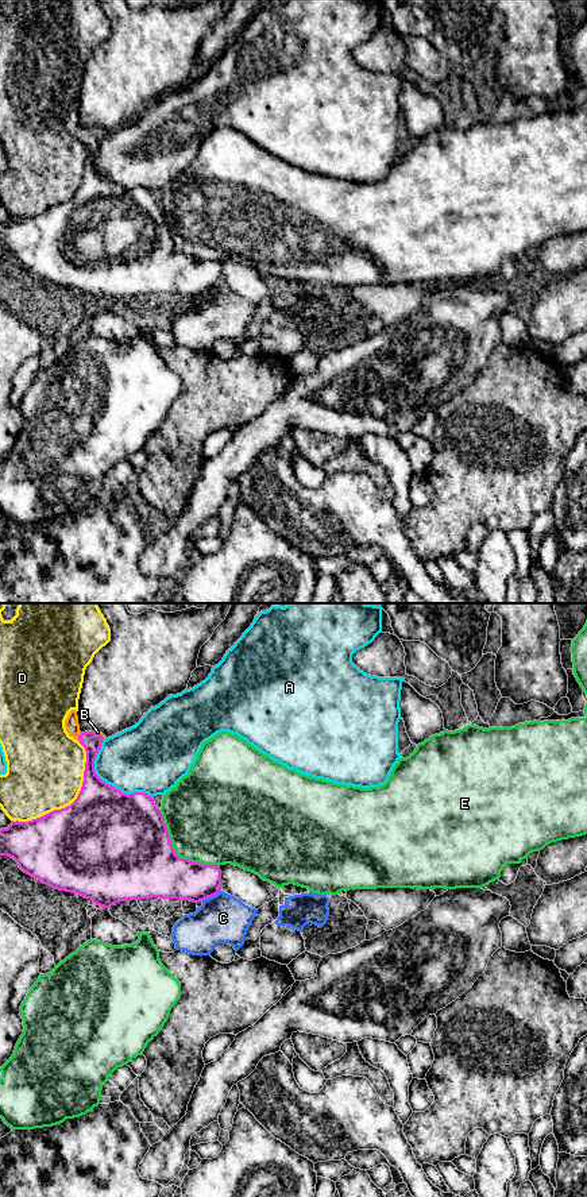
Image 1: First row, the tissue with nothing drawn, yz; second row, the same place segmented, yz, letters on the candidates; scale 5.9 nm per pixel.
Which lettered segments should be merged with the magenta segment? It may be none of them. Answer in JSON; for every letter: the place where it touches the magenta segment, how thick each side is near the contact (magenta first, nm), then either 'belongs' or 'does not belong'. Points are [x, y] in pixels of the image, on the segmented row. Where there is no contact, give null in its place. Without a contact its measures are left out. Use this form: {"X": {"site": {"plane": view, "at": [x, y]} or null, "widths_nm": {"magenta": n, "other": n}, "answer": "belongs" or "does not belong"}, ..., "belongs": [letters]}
{"A": {"site": {"plane": "yz", "at": [108, 784]}, "widths_nm": {"magenta": 460, "other": 400}, "answer": "does not belong"}, "B": {"site": {"plane": "yz", "at": [78, 737]}, "widths_nm": {"magenta": 120, "other": 80}, "answer": "belongs"}, "C": {"site": {"plane": "yz", "at": [211, 896]}, "widths_nm": {"magenta": 260, "other": 280}, "answer": "does not belong"}, "D": {"site": {"plane": "yz", "at": [73, 802]}, "widths_nm": {"magenta": 500, "other": 460}, "answer": "does not belong"}, "E": {"site": {"plane": "yz", "at": [174, 853]}, "widths_nm": {"magenta": 500, "other": 460}, "answer": "does not belong"}, "belongs": ["B"]}

